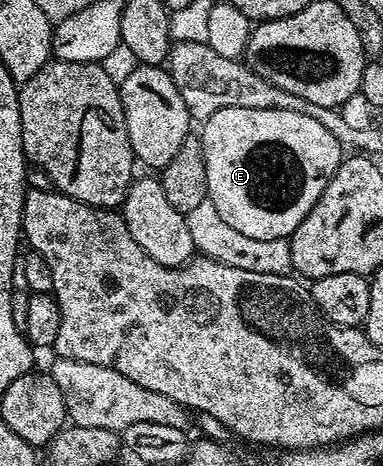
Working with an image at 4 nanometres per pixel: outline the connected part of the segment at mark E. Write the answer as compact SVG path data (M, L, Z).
M221 108L206 119L200 128L202 128L199 131L199 137L203 144L203 160L207 164L208 199L227 224L231 224L236 231L243 232L244 235L256 240L288 239L292 236L295 228L299 228L299 224L307 216L307 212L311 212L311 208L319 200L319 196L323 196L323 188L327 188L331 176L335 176L335 172L343 160L339 140L335 140L331 132L323 128L323 125L319 124L314 117L303 116L300 112L276 110L275 108Z

